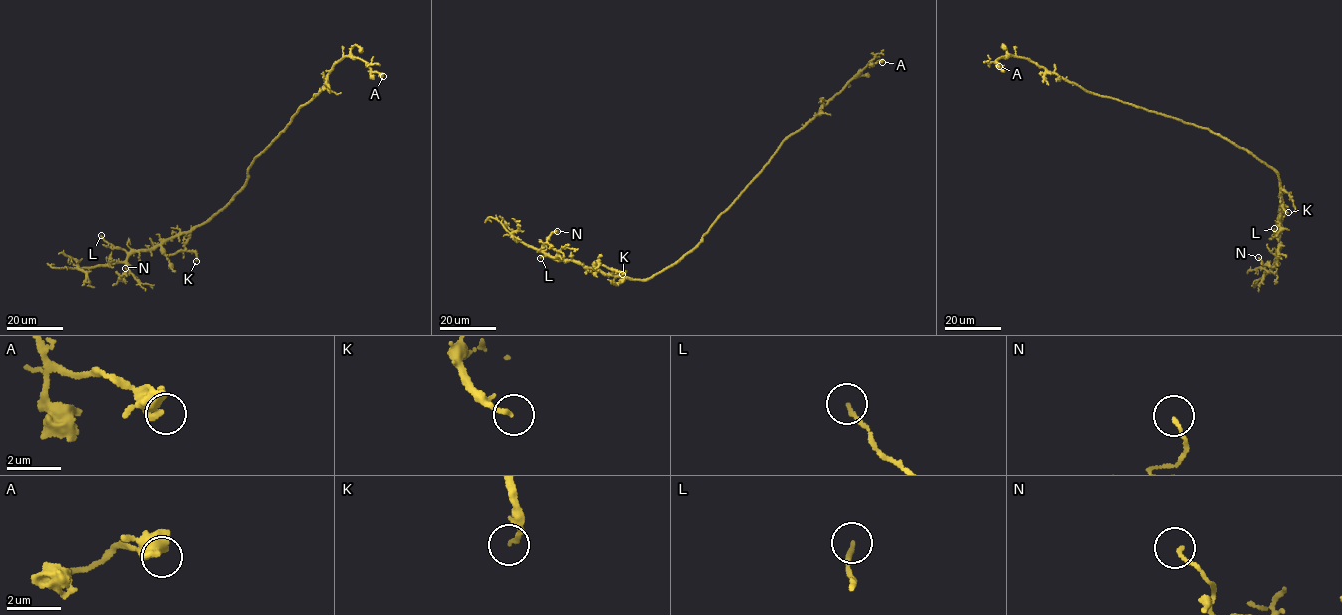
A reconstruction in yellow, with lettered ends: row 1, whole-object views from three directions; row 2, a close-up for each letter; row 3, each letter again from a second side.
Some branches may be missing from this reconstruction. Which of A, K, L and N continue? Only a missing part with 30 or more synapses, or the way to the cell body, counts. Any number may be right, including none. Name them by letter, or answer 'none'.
none

